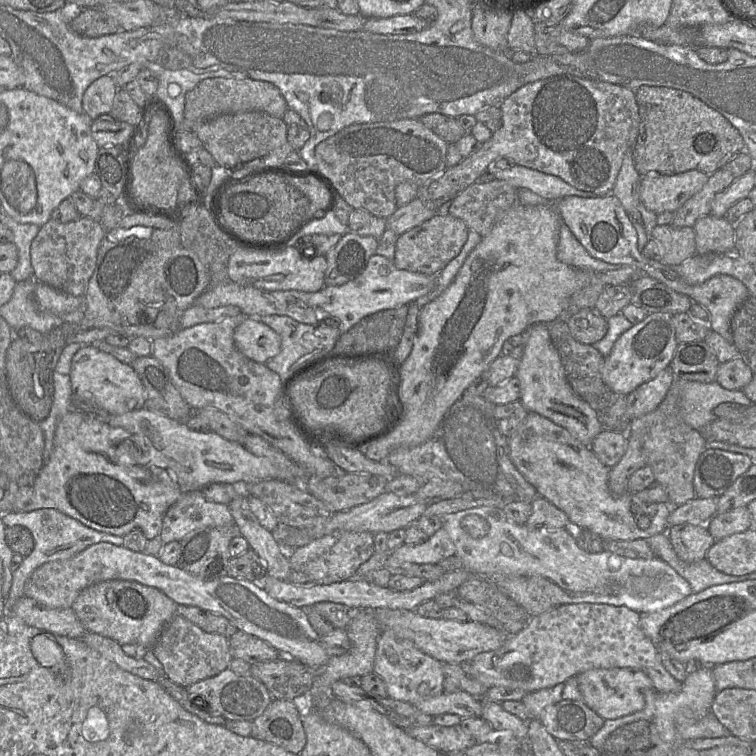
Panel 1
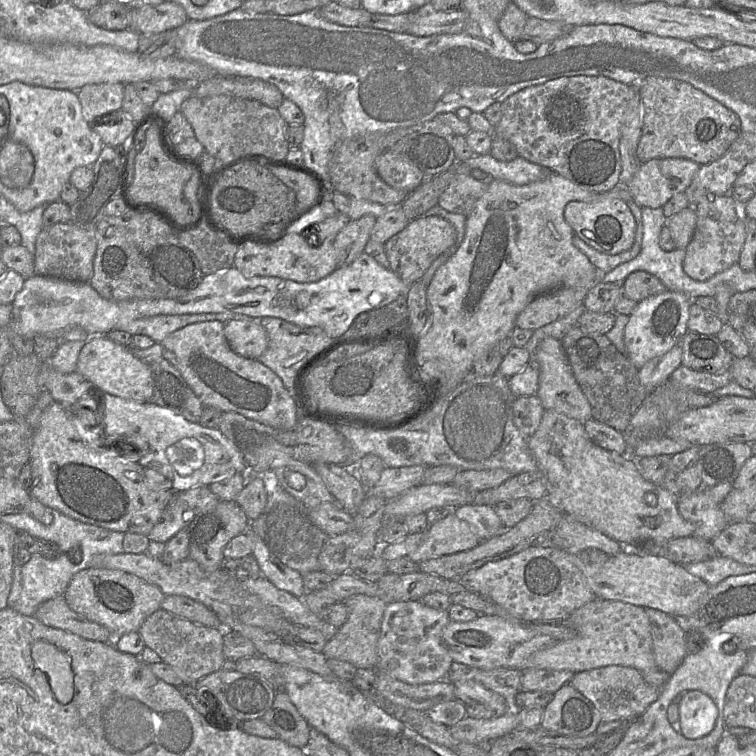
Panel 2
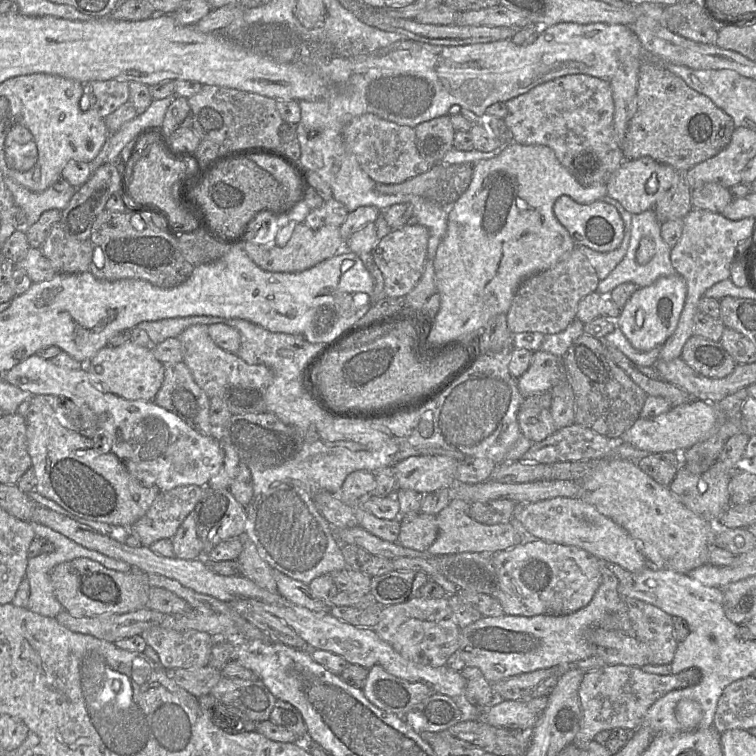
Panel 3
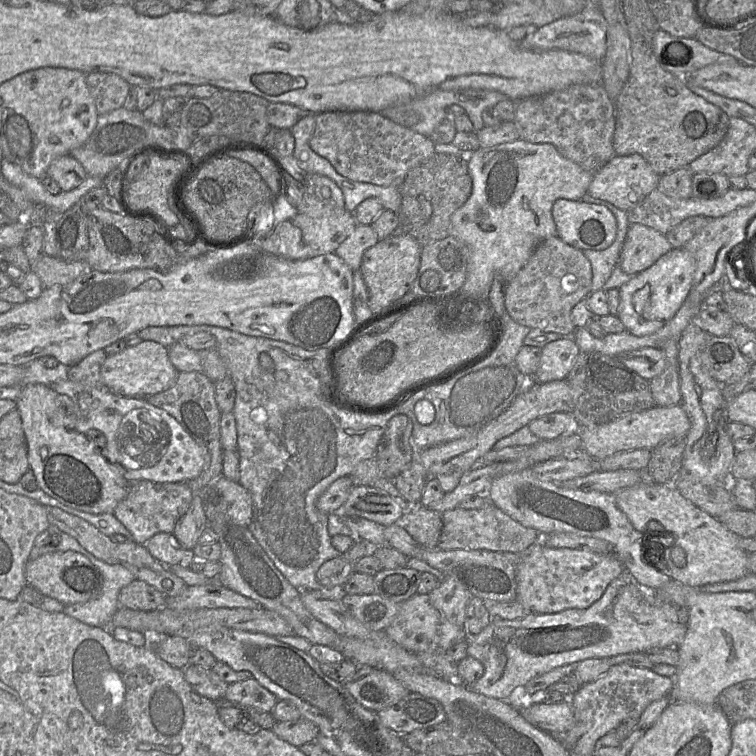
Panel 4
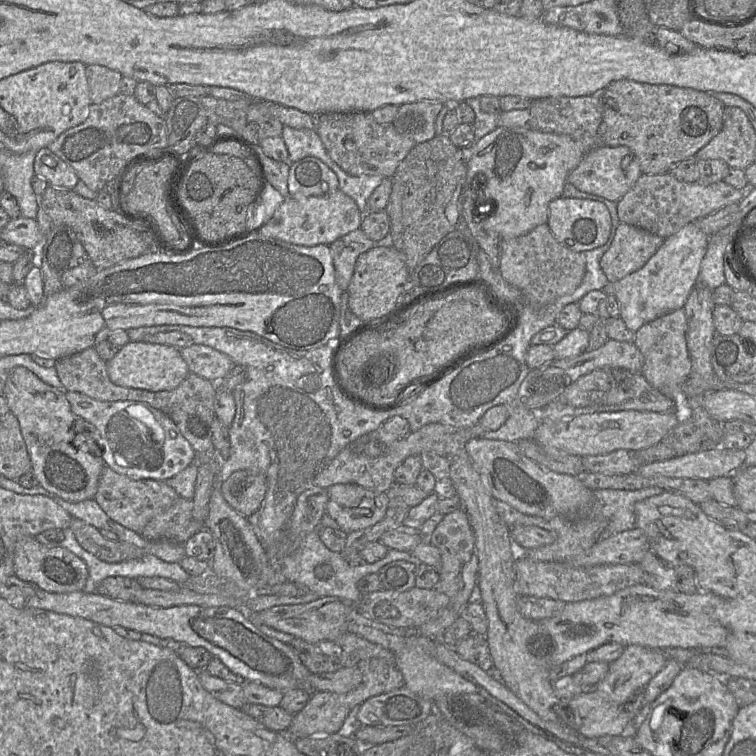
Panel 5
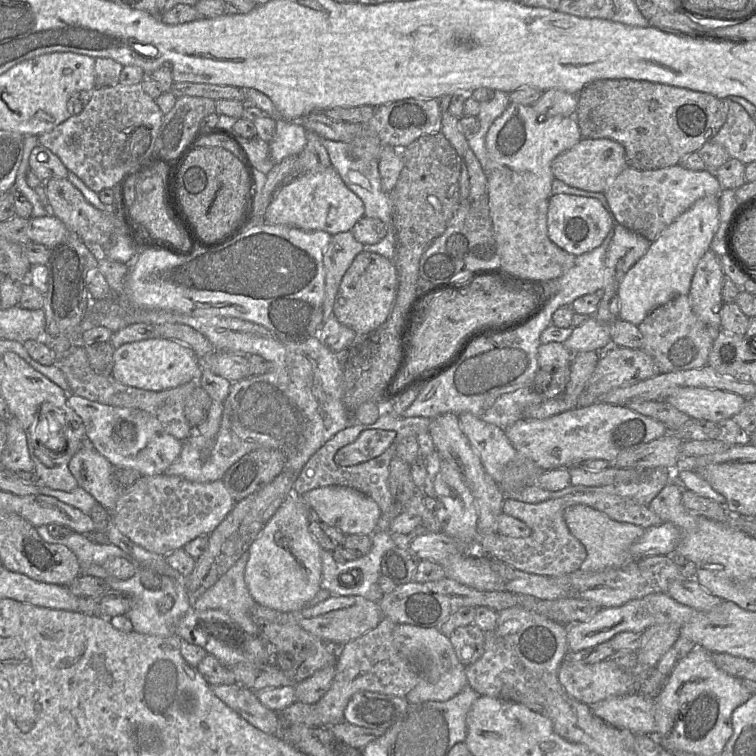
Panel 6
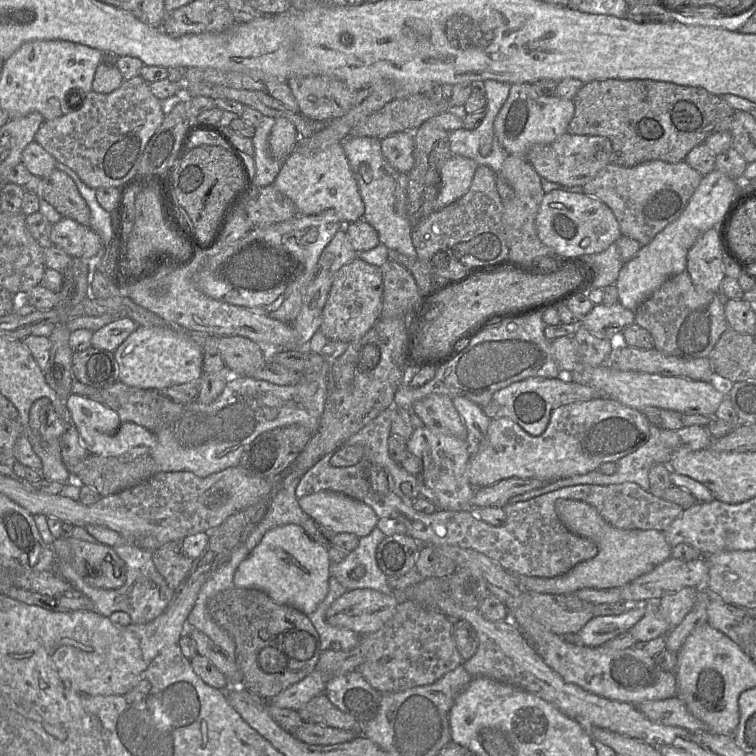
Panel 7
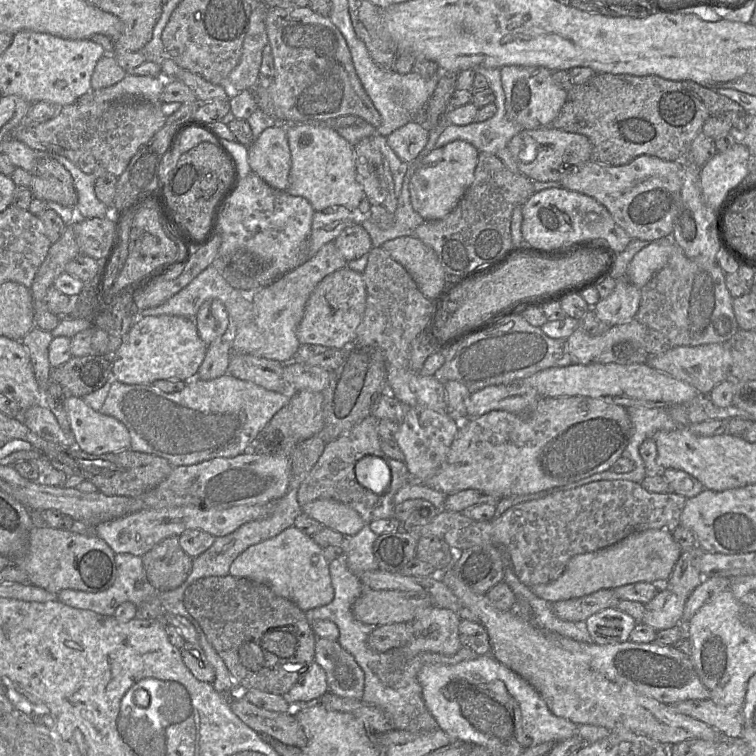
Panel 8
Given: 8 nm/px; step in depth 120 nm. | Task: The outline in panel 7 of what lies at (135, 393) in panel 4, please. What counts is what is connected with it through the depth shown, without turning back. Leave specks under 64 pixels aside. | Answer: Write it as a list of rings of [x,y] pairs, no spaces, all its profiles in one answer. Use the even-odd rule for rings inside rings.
[[[138,326],[113,354],[117,363],[117,381],[129,387],[162,391],[173,385],[198,382],[203,374],[202,348],[186,330]]]

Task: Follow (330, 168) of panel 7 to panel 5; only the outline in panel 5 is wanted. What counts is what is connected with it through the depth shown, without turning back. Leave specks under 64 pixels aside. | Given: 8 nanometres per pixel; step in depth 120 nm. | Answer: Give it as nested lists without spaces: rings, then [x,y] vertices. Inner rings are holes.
[[[341,190],[326,196],[302,199],[286,197],[272,218],[261,226],[258,234],[300,246],[330,245],[346,234],[360,228],[362,213],[355,201]]]

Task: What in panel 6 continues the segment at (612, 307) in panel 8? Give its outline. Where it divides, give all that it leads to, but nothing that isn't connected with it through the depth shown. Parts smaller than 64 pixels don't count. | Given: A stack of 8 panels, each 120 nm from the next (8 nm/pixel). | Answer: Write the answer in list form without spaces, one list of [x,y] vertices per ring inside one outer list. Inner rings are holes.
[[[591,316],[585,323],[575,327],[563,344],[572,355],[588,351],[604,352],[612,344],[610,330],[610,324],[601,324]]]

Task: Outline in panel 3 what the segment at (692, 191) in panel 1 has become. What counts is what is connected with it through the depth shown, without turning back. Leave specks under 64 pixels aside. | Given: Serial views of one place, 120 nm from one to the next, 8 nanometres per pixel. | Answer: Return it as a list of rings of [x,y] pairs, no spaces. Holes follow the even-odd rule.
[[[644,156],[637,159],[624,159],[620,166],[607,178],[607,196],[617,200],[631,214],[653,209],[667,190],[676,184],[683,173],[672,166]]]

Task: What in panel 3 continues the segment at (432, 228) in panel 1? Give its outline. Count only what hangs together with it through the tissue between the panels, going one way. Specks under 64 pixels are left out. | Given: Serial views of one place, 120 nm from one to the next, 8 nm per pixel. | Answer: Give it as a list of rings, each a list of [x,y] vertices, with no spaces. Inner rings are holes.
[[[418,224],[393,229],[371,252],[384,277],[384,292],[388,298],[405,297],[419,282],[427,261],[429,231]]]

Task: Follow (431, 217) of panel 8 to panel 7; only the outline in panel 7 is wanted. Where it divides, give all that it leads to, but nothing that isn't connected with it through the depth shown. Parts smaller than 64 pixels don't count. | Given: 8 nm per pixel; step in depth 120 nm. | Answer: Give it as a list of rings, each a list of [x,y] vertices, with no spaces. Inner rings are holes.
[[[452,155],[440,169],[436,209],[442,209],[464,196],[471,185],[478,164],[472,159]]]

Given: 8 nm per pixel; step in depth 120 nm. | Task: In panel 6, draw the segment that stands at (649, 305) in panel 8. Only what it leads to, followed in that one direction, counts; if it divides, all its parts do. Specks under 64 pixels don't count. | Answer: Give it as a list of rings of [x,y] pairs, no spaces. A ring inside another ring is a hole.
[[[679,295],[654,309],[638,326],[642,334],[642,349],[655,362],[659,374],[701,368],[708,363],[714,339],[702,321],[693,312],[688,295]]]

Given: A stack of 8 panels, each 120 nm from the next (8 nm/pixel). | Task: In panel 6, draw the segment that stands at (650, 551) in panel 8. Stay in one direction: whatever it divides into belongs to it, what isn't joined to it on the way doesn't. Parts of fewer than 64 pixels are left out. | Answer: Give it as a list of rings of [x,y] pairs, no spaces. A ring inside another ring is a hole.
[[[582,504],[566,508],[564,519],[570,532],[584,545],[587,552],[580,570],[593,572],[608,567],[622,567],[635,561],[629,549],[644,534],[645,528],[612,520],[604,513]]]

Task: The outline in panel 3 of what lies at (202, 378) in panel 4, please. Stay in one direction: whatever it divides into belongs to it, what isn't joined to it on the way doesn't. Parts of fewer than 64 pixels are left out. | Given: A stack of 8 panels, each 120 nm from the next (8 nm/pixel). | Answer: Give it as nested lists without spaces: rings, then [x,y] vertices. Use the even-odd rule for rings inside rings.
[[[183,362],[163,364],[163,383],[153,402],[179,417],[199,434],[205,436],[214,435],[216,431],[210,424],[210,398],[197,385],[190,369]]]

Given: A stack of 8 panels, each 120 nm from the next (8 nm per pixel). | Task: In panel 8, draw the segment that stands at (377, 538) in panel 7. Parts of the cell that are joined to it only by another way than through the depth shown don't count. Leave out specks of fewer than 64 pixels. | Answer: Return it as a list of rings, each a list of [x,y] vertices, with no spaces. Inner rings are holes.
[[[369,524],[355,535],[348,538],[345,547],[348,569],[356,576],[360,576],[365,571],[373,571],[379,568],[379,564],[374,555],[374,543],[378,535],[374,533]]]

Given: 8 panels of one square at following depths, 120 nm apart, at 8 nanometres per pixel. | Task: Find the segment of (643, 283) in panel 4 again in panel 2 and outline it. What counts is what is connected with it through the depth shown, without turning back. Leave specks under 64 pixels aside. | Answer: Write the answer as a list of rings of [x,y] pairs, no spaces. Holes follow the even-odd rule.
[[[668,289],[637,302],[624,328],[625,354],[637,370],[649,360],[665,354],[681,343],[687,332],[690,305],[691,300],[686,295]]]

